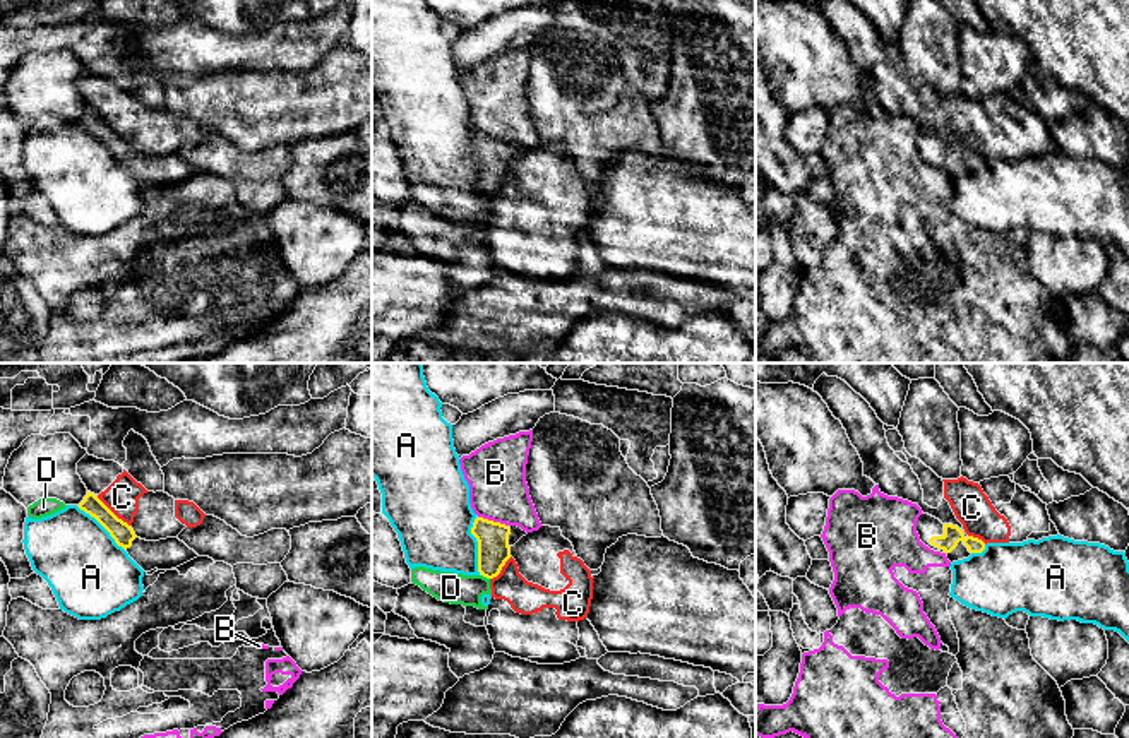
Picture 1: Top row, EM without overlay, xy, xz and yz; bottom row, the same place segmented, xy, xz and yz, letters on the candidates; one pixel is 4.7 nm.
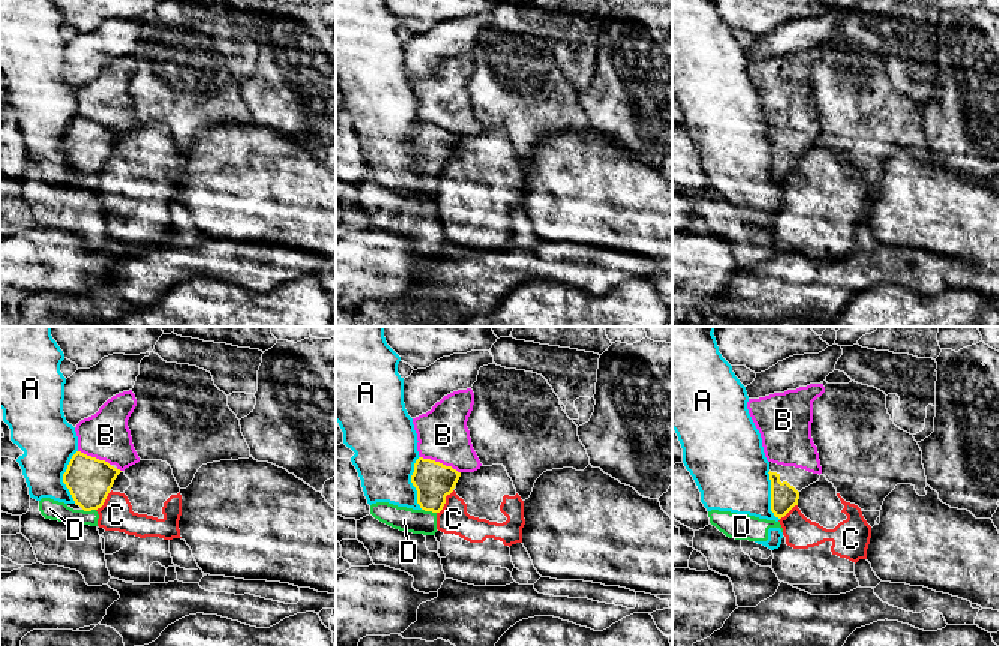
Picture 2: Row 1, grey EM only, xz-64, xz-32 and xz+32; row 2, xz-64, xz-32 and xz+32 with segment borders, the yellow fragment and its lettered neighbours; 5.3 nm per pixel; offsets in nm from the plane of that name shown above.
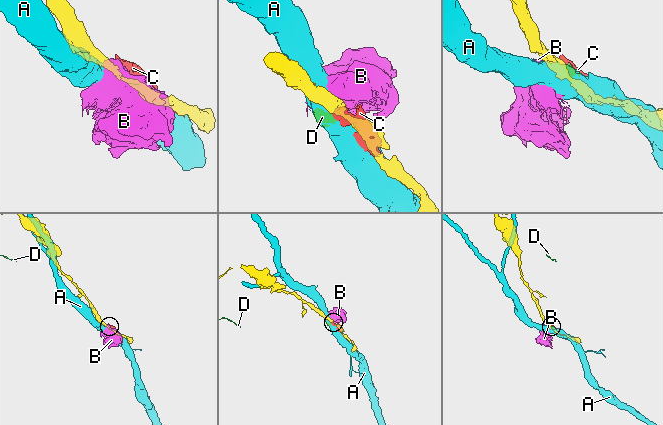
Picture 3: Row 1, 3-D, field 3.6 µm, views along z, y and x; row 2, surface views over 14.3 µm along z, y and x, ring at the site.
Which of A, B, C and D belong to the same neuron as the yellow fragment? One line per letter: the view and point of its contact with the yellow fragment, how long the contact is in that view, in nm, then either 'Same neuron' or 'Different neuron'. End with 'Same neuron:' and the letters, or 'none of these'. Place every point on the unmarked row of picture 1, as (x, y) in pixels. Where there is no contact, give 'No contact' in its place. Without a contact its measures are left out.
A: Touches yellow at xz (478, 161). Shared border 280 nm. Different neuron
B: Touches yellow at xz (492, 137). Shared border 160 nm. Different neuron
C: Touches yellow at xy (112, 129). Shared border 220 nm. Different neuron
D: Touches yellow at xz (485, 192). Shared border 50 nm. Different neuron
Same neuron: none of these

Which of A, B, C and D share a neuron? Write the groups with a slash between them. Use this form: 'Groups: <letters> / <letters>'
Groups: A D / B / C

